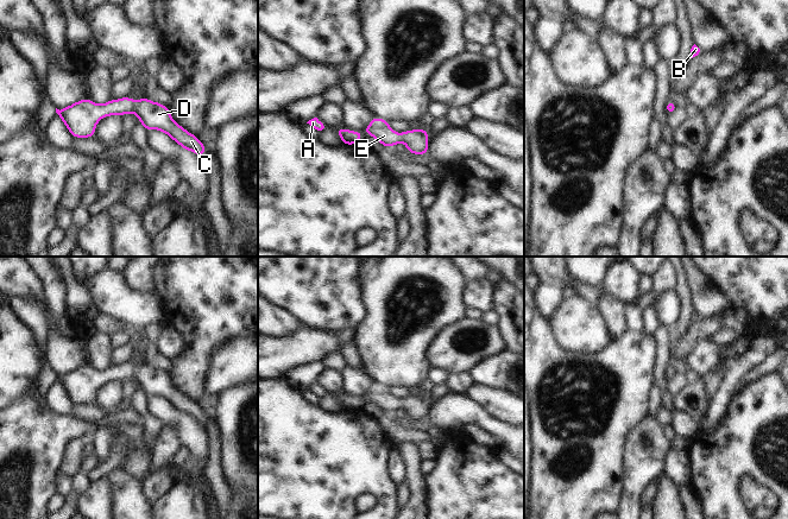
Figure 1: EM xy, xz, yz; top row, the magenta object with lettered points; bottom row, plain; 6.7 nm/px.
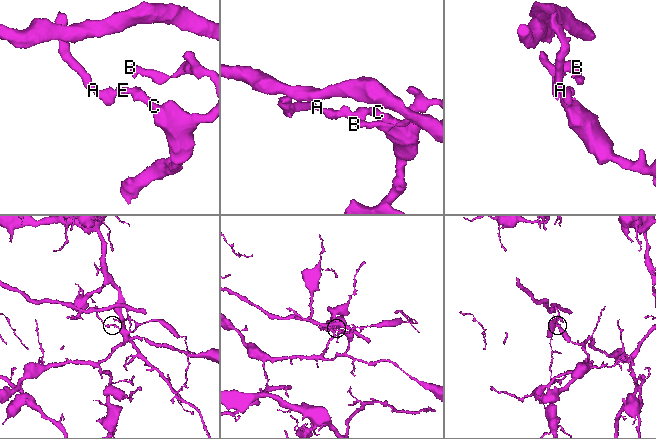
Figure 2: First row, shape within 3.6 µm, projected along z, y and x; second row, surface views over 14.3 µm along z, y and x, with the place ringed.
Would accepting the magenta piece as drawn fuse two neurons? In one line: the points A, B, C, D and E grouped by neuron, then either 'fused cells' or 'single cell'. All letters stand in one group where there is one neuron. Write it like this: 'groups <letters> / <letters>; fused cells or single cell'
groups A B C D E; single cell

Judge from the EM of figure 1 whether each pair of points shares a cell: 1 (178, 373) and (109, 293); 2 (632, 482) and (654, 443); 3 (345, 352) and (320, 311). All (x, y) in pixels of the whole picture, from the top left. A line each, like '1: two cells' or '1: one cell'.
1: two cells
2: one cell
3: two cells

